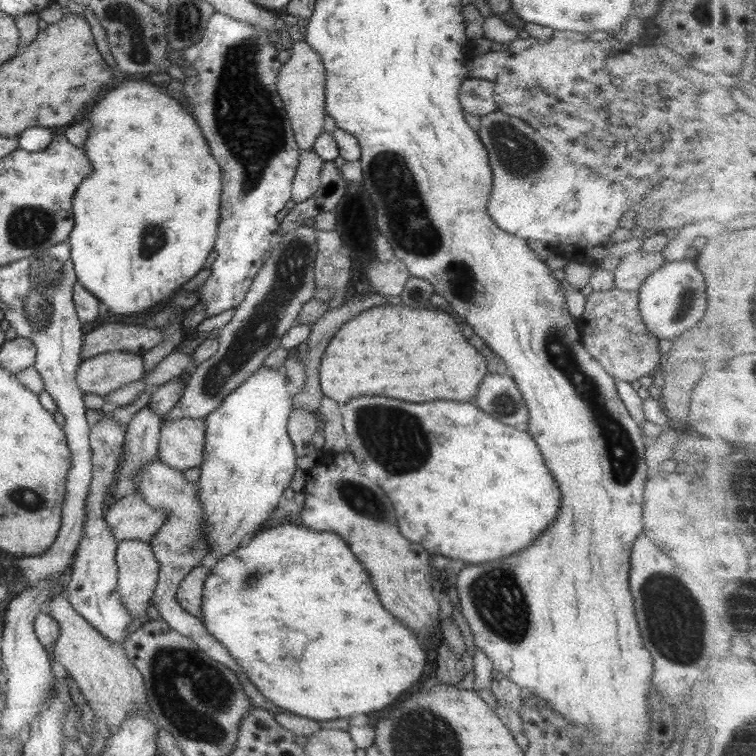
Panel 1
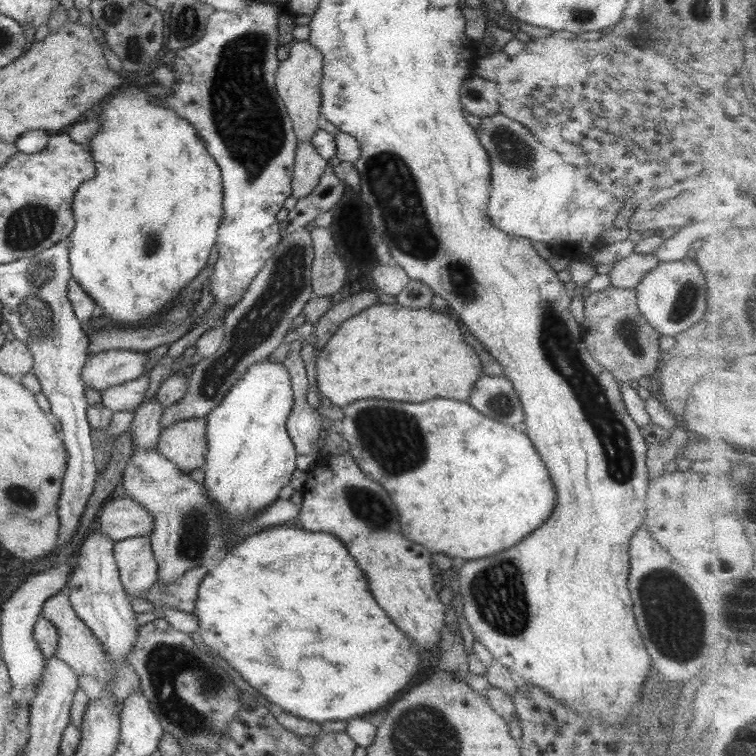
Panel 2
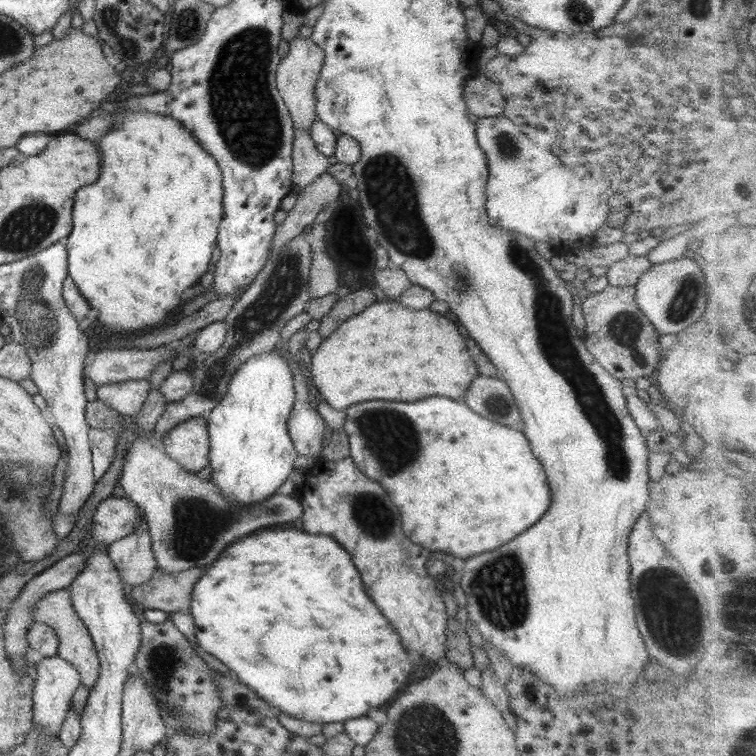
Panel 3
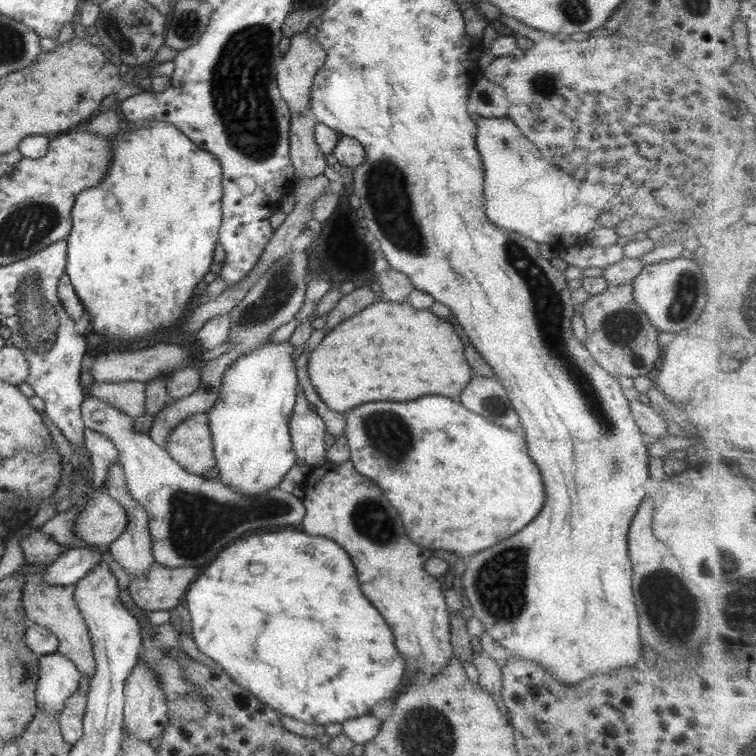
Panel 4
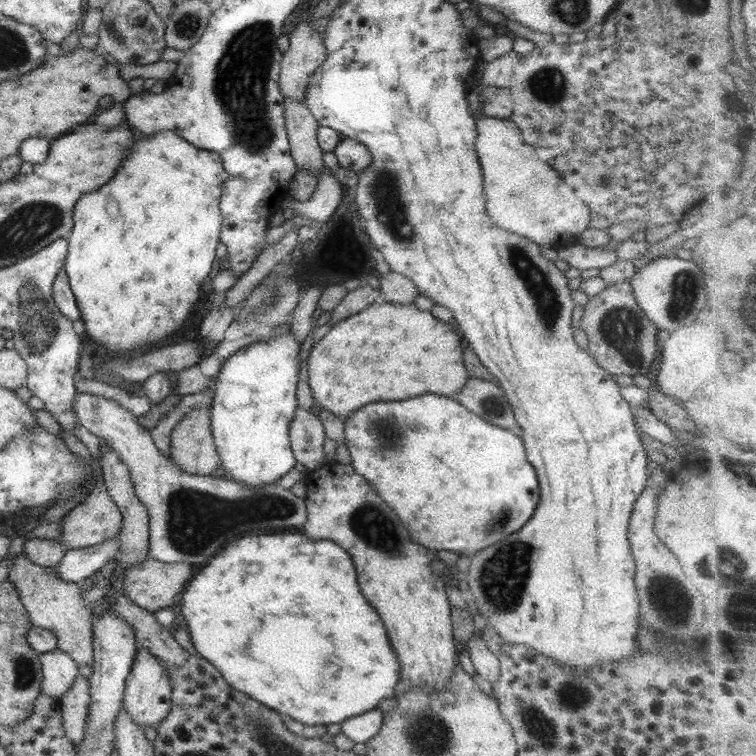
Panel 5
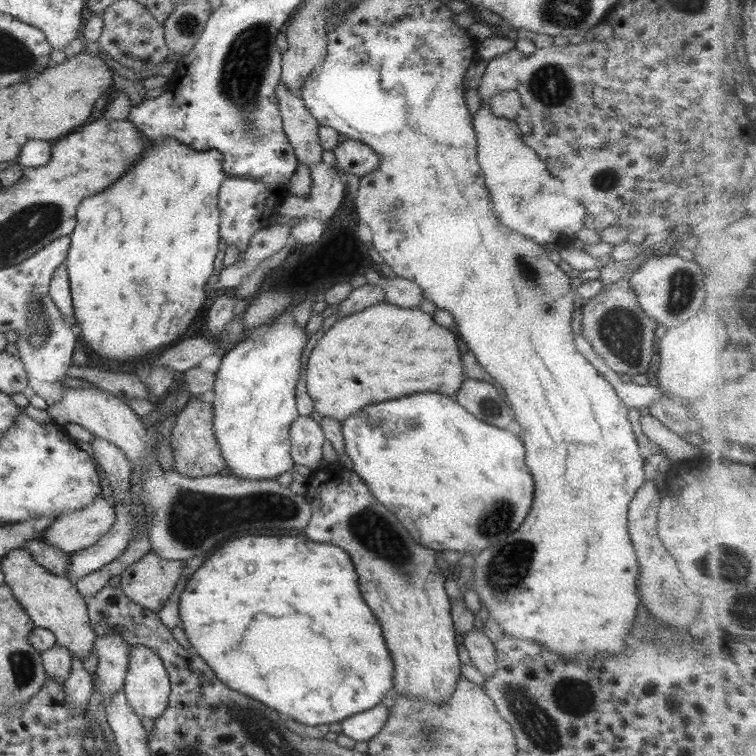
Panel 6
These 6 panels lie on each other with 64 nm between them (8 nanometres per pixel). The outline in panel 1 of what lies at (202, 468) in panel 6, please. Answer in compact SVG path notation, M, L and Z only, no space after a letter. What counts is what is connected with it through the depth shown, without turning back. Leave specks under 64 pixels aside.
M202 419L162 421L157 458L181 472L198 468L203 461L205 430Z

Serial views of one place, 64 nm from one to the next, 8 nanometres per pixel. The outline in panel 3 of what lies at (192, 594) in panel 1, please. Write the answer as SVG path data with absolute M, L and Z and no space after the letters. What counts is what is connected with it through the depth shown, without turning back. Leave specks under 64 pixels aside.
M205 566L174 574L164 574L157 570L146 584L132 587L131 596L144 609L162 610L168 614L188 610L192 600L192 588L205 570Z

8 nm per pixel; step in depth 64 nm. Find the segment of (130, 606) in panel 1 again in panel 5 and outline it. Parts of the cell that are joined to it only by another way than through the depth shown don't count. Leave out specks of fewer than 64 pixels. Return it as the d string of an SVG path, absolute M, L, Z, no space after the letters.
M111 447L108 450L102 450L99 464L104 472L102 482L104 482L109 496L118 505L123 516L123 524L118 534L120 553L116 559L126 562L129 566L132 564L140 565L142 562L146 562L149 556L149 514L147 508L141 500L138 500L138 496L132 487L130 470L128 470L127 464L120 460L118 453L114 452Z

